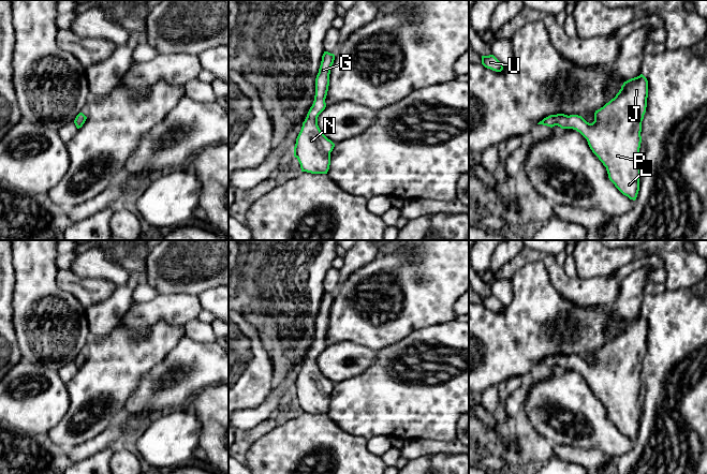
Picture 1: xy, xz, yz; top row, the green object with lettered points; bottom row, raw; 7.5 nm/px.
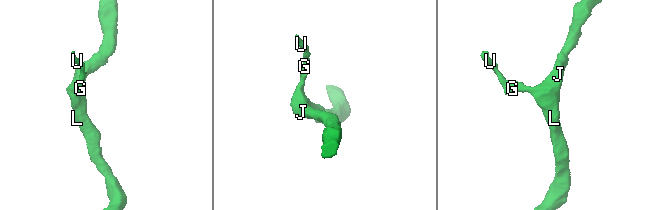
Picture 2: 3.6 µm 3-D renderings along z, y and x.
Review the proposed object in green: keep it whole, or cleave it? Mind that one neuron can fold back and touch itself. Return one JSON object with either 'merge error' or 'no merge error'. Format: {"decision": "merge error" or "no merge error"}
{"decision": "no merge error"}

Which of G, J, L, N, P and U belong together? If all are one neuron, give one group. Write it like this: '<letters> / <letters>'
G J L N P U

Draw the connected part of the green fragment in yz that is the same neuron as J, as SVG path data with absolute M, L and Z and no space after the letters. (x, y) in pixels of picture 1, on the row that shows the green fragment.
M640 74L624 82L616 97L595 110L592 123L578 115L557 114L537 124L579 132L606 167L609 180L623 195L635 201L639 191L638 157L647 98L648 80Z

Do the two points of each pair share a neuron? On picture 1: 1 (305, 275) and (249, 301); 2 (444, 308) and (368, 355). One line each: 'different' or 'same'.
1: same
2: different

